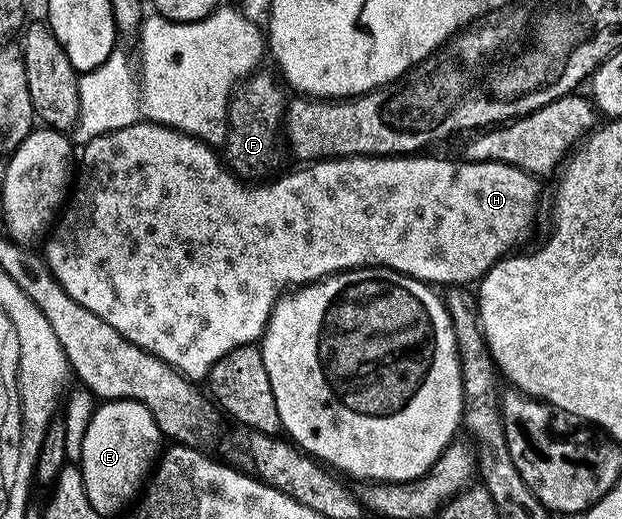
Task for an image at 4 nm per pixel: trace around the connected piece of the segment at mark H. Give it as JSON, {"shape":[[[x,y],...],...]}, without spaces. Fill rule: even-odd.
{"shape":[[[138,120],[133,126],[91,139],[84,143],[82,150],[85,151],[81,154],[81,171],[78,169],[75,174],[73,199],[71,194],[43,246],[45,263],[71,300],[95,312],[99,320],[107,320],[107,324],[111,324],[111,328],[115,328],[115,332],[122,334],[131,344],[155,355],[190,380],[208,379],[210,368],[227,356],[227,352],[240,346],[254,345],[267,328],[274,304],[286,292],[308,286],[311,282],[320,282],[331,274],[358,268],[384,268],[406,274],[408,278],[418,278],[426,284],[476,283],[500,258],[514,253],[520,247],[517,245],[532,232],[537,222],[537,201],[541,198],[541,186],[537,183],[540,181],[526,170],[502,162],[421,158],[425,156],[327,158],[323,162],[302,165],[297,168],[301,170],[293,170],[282,178],[246,184],[226,167],[214,147],[206,146],[189,134],[172,130],[170,126],[159,126],[148,120]]]}

